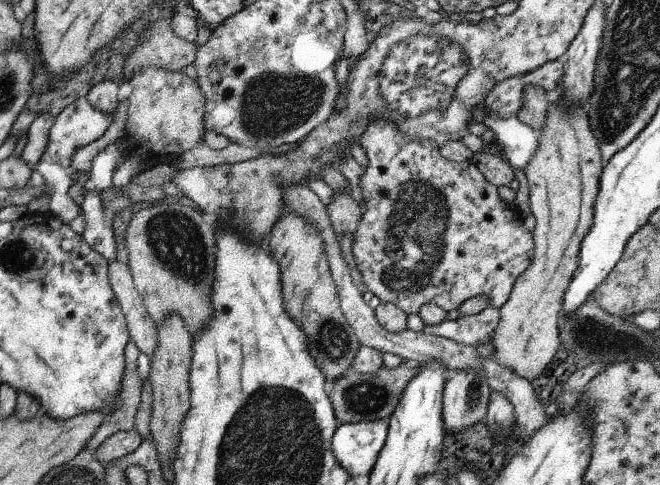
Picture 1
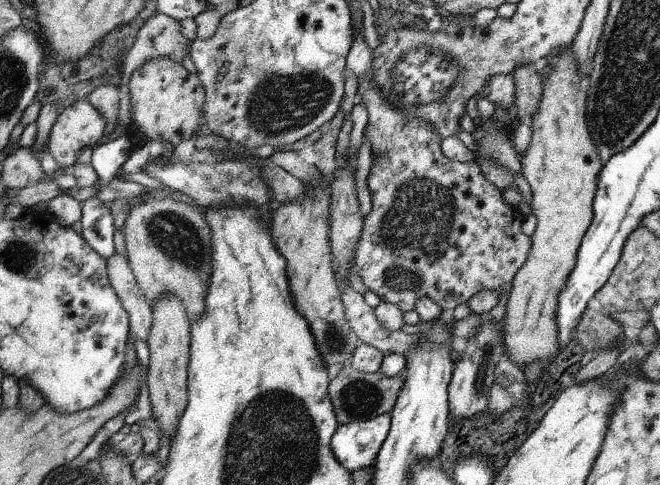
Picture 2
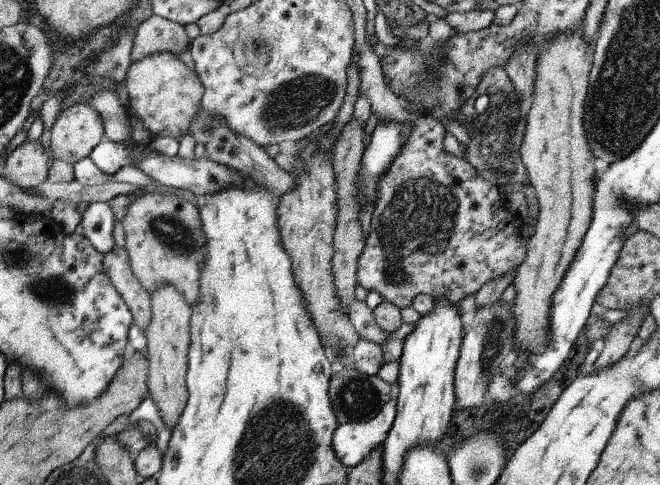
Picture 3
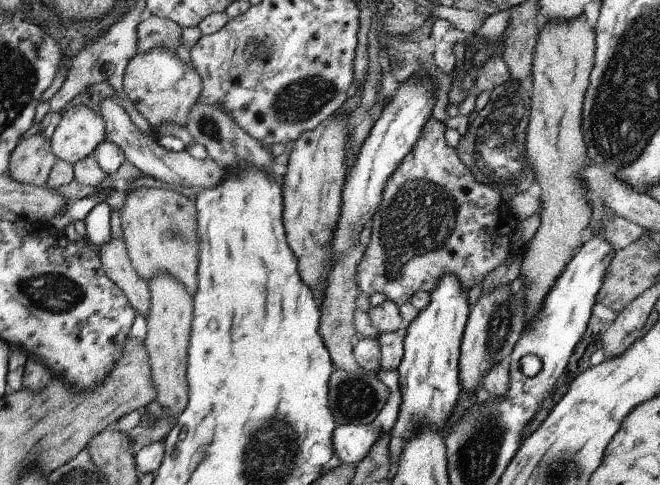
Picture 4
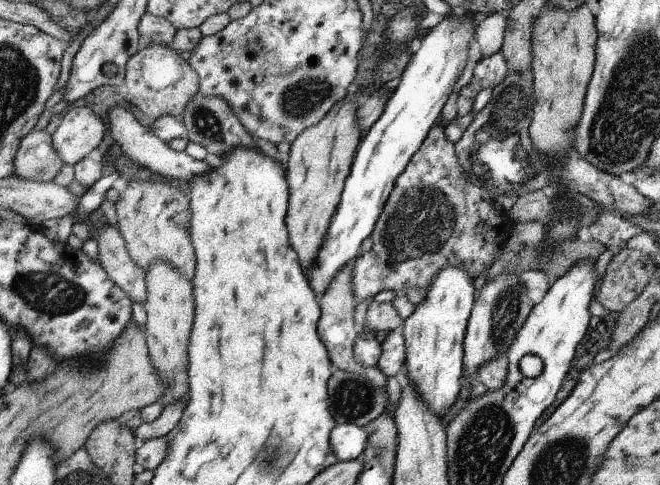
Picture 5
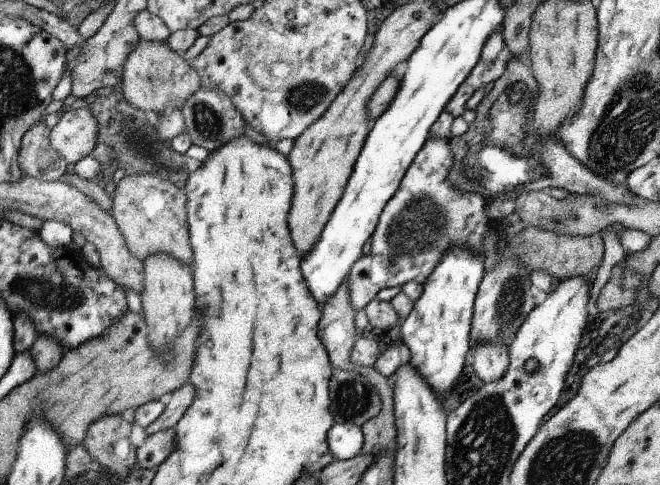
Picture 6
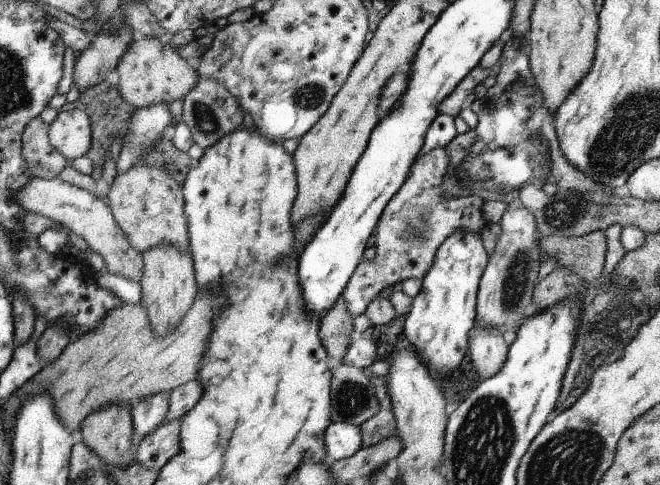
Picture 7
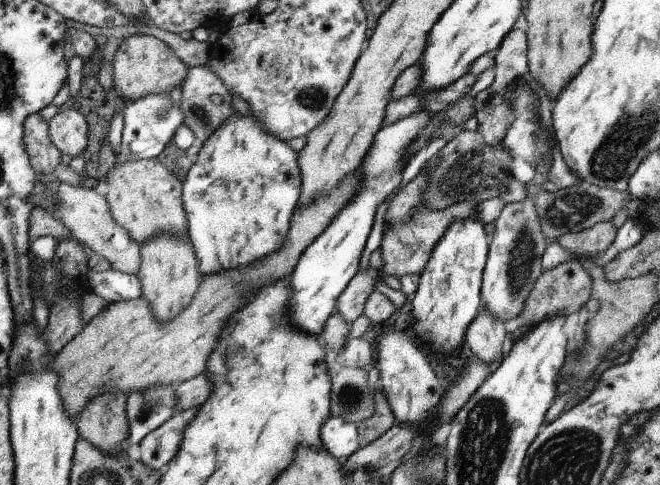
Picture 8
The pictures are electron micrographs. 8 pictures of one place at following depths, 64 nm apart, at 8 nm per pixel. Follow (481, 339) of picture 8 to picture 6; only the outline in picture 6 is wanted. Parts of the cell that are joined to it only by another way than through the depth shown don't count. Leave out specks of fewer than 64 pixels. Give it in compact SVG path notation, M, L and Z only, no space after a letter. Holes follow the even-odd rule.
M482 344L474 350L470 350L469 362L484 384L492 384L506 374L509 365L508 347L486 344L486 348L484 348L484 344Z

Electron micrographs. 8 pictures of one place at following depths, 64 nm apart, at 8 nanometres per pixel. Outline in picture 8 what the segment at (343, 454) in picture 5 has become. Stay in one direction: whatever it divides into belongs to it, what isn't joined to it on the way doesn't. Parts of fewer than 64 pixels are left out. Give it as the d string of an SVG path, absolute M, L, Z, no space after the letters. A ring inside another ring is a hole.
M330 415L328 422L322 424L320 436L322 445L330 456L344 460L359 448L358 424L346 422L343 418Z

